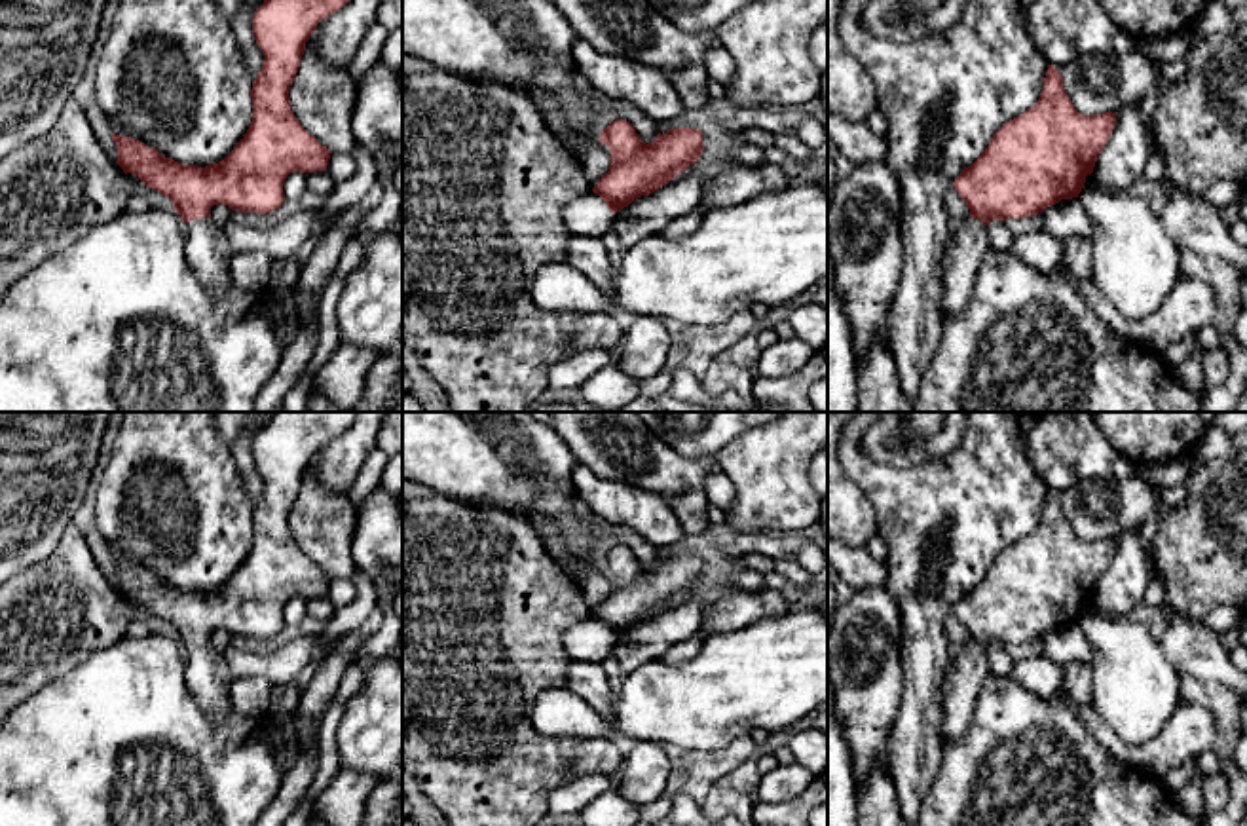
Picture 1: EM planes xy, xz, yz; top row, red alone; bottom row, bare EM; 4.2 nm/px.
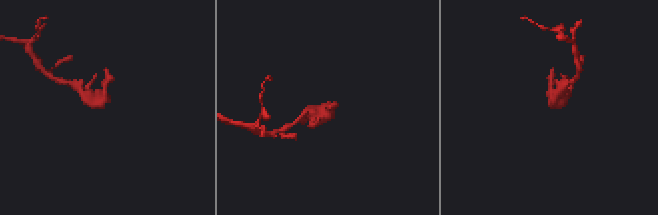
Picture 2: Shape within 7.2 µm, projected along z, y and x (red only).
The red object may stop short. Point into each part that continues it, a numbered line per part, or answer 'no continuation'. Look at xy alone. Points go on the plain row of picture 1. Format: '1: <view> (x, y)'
1: xy (207, 676)

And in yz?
1: yz (963, 682)

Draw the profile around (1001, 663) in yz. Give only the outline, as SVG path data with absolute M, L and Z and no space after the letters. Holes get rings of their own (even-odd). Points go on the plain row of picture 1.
M991 646L985 651L985 655L987 655L991 674L1010 678L1015 661L1006 653L1002 646Z

